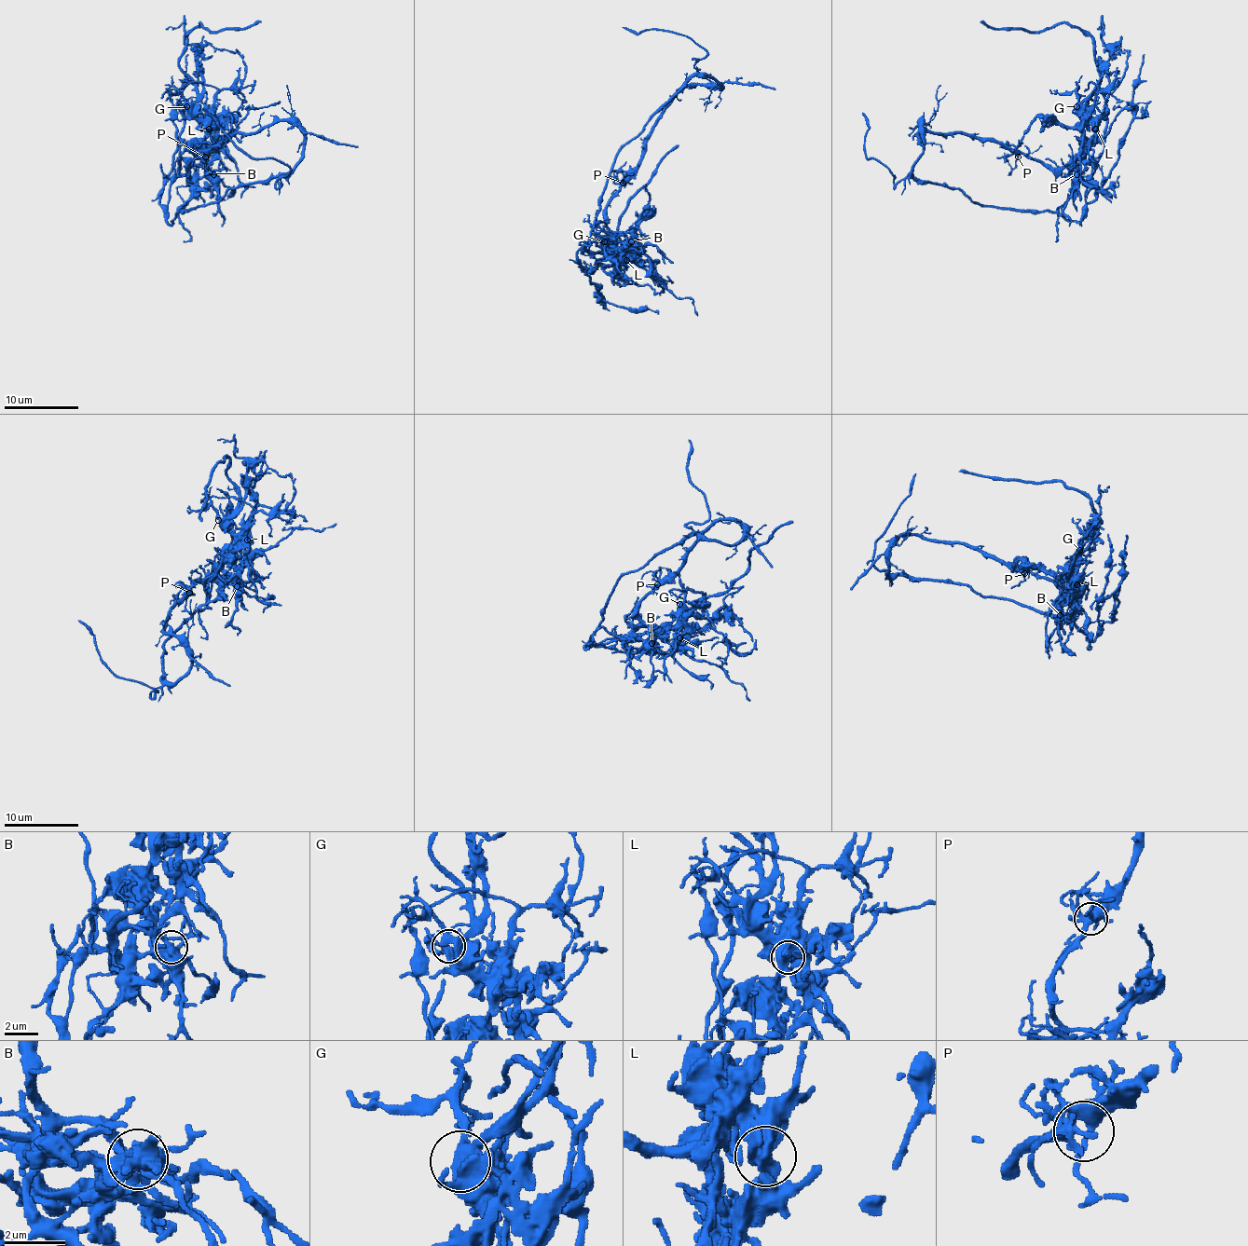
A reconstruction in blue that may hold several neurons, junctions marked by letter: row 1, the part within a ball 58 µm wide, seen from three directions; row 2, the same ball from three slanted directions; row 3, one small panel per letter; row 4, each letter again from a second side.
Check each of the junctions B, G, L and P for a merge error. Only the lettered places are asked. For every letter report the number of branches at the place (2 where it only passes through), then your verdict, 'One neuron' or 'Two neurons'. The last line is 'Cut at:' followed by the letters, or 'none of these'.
B: Branches: 4. Two neurons
G: Branches: 2. One neuron
L: Branches: 4. One neuron
P: Branches: 4. One neuron
Cut at: B

